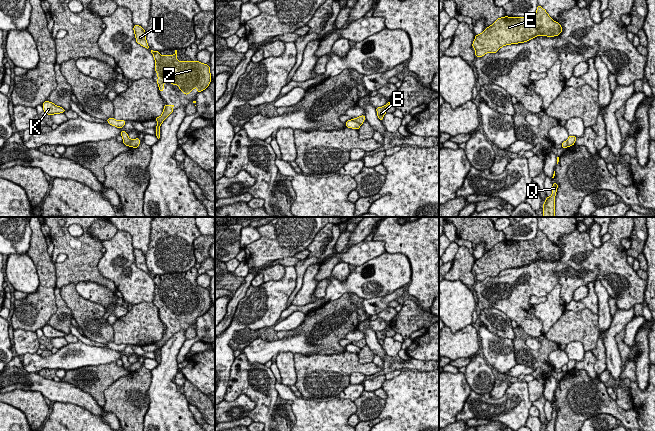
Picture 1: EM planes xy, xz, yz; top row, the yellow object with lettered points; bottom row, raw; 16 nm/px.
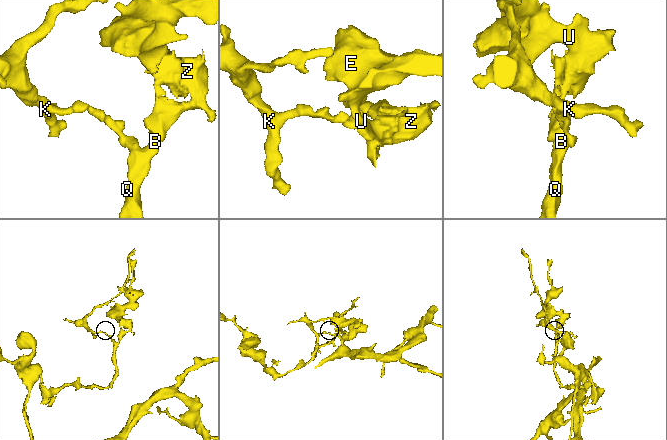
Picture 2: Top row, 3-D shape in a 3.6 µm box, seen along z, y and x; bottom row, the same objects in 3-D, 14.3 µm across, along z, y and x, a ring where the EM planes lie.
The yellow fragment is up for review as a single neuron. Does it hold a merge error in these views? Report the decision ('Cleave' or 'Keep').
Cleave

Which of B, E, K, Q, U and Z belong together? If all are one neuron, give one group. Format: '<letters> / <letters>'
B E Q U Z / K

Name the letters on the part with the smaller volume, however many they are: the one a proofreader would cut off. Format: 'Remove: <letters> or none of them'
Remove: K

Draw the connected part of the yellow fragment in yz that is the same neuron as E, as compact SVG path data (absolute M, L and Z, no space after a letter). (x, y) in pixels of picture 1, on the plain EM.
M540 229L532 240L498 242L481 258L476 259L472 271L476 281L486 277L496 277L501 271L524 267L536 260L558 260L563 255L561 249L552 244Z

